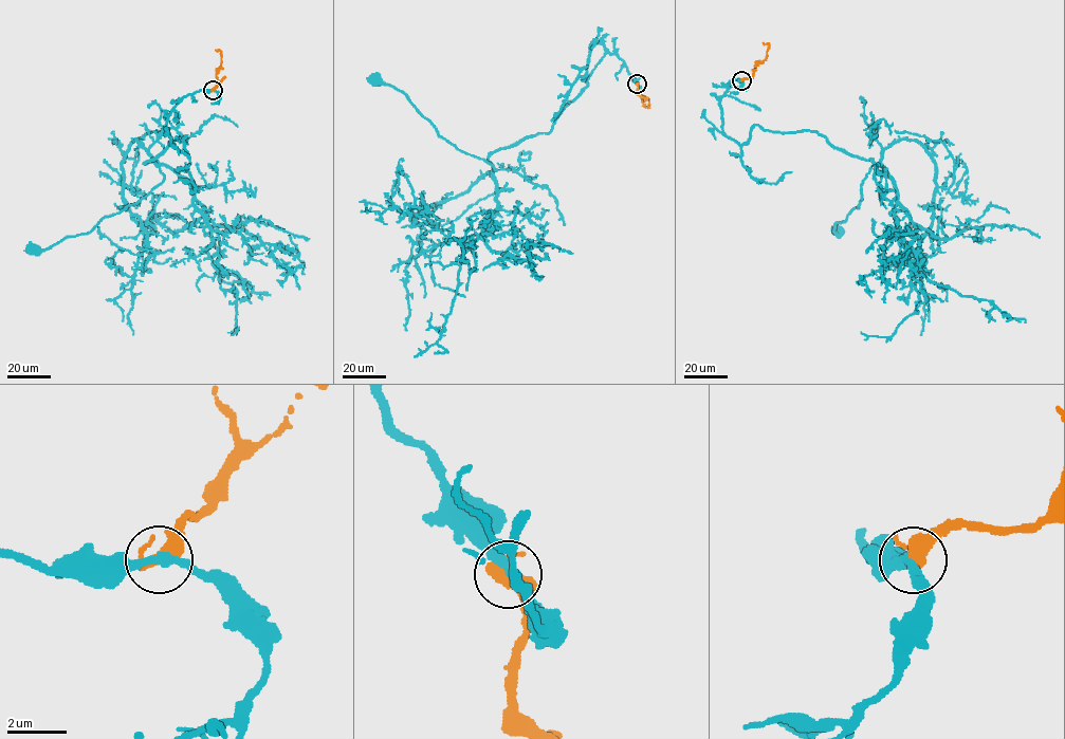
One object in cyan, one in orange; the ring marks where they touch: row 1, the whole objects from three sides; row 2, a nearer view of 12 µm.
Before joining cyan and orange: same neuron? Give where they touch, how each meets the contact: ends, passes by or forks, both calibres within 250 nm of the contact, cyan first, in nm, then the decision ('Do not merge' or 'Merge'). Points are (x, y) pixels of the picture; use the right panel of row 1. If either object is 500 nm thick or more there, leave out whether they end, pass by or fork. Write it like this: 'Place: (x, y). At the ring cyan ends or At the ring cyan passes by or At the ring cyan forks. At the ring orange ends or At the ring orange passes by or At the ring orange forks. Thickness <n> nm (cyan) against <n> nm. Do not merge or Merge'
Place: (741, 80). At the ring cyan passes by. At the ring orange passes by. Thickness 280 nm (cyan) against 440 nm. Do not merge

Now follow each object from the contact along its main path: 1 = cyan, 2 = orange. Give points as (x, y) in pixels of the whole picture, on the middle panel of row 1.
1: (637, 84), (616, 54), (592, 44), (587, 87), (551, 130), (494, 151), (492, 172), (374, 78)
2: (637, 84), (643, 105), (649, 108), (648, 98)

